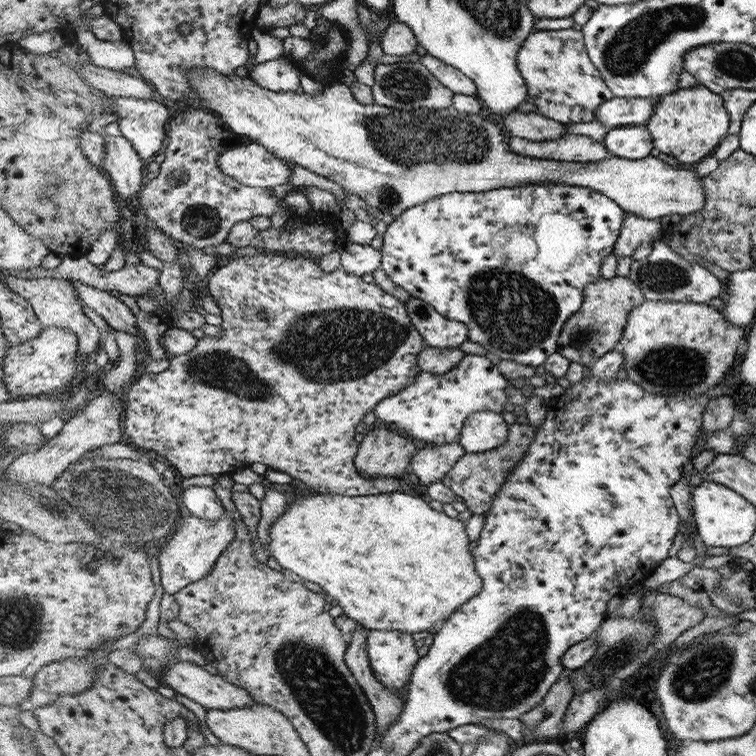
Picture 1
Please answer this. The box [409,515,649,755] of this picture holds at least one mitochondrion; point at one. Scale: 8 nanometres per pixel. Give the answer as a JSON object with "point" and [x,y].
{"point":[505,670]}

